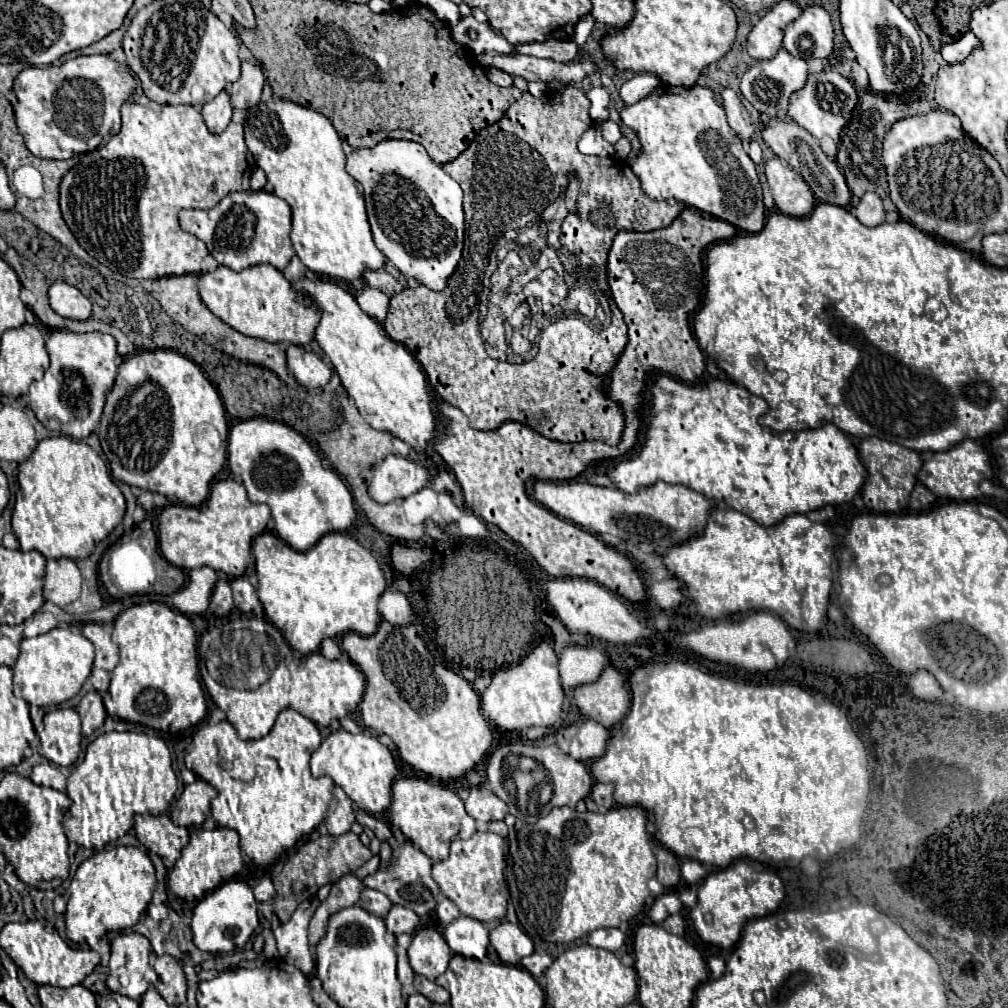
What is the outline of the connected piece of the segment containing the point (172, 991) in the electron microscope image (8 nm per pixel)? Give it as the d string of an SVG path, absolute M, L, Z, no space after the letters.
M162 954L154 962L154 970L158 974L158 984L154 986L168 1004L184 1004L186 1002L186 978L182 972L182 964Z

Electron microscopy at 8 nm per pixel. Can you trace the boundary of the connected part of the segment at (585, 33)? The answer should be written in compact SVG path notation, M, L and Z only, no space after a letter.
M592 14L582 16L582 18L578 20L576 28L574 28L574 42L576 42L578 46L582 46L582 44L586 42L586 38L590 36L592 28L594 28L594 16L592 16Z

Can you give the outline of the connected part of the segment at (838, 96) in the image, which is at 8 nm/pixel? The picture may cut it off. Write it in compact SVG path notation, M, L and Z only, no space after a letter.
M826 68L820 74L808 74L806 88L800 88L798 92L794 92L794 96L790 96L788 116L794 122L798 122L802 128L806 128L812 136L820 138L826 134L838 142L840 130L850 120L856 104L858 104L858 94L856 94L856 88L852 86L852 82L848 78L844 78L842 74Z

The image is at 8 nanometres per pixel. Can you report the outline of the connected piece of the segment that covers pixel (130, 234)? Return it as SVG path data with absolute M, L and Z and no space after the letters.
M144 94L130 96L120 112L122 130L106 146L82 154L80 162L62 178L60 208L64 222L92 258L122 276L144 280L200 272L208 248L180 228L178 212L182 208L212 208L226 194L250 188L256 162L244 142L242 124L232 120L222 134L212 134L194 106L158 104Z

